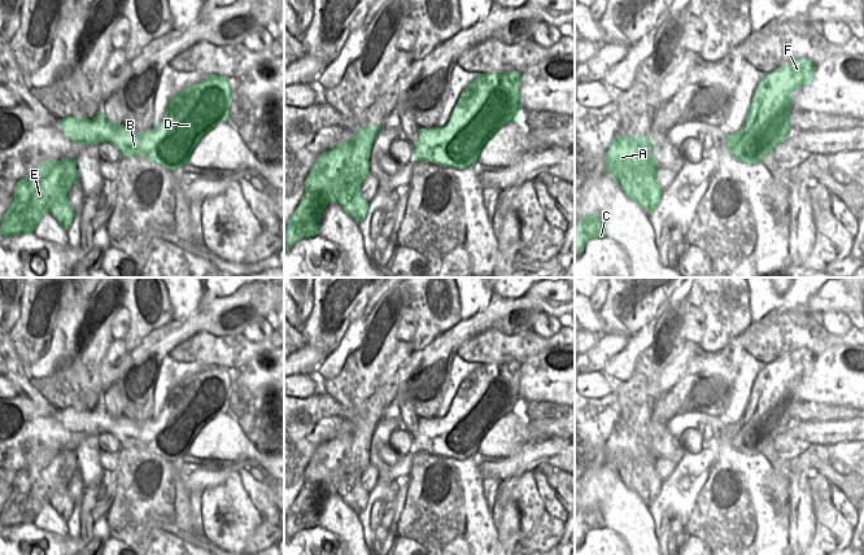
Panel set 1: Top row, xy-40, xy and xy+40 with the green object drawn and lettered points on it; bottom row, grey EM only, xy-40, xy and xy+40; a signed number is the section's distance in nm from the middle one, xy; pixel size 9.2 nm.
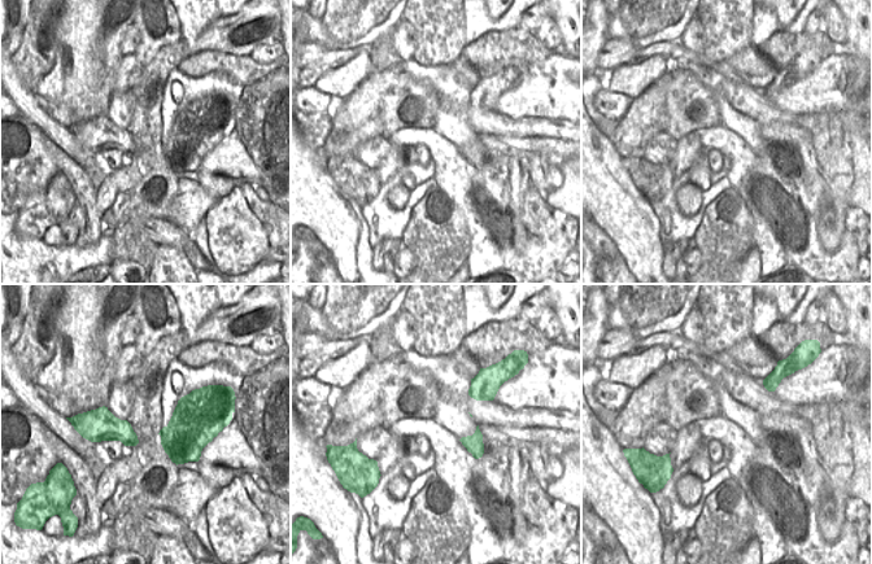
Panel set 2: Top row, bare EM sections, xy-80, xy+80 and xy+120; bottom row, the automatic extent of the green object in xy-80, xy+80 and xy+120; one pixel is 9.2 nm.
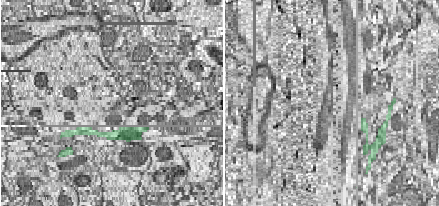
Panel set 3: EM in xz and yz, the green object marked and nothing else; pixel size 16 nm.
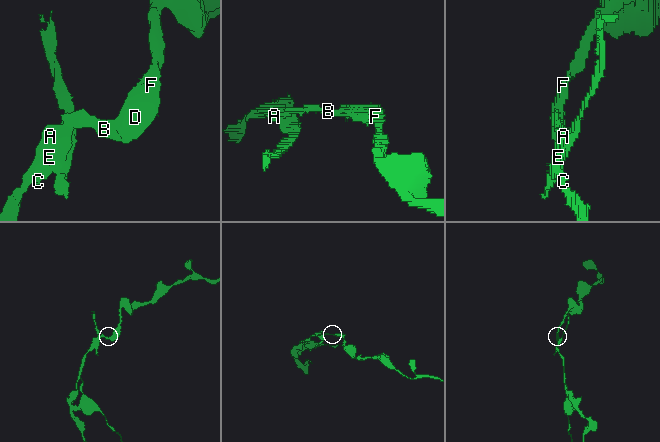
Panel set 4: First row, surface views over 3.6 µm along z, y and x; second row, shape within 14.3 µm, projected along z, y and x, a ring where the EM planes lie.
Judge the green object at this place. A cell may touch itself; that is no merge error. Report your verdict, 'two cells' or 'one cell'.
two cells

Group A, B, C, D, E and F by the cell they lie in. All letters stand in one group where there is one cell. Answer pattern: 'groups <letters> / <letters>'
groups A C E / B D F

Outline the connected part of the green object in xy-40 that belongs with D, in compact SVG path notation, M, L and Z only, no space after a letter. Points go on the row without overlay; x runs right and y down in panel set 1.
M209 364L204 371L170 388L163 408L156 420L139 424L126 416L113 416L100 401L92 410L67 407L58 410L58 415L64 427L74 434L92 436L108 432L118 438L122 447L144 447L167 462L178 462L189 454L189 447L200 431L218 414L226 412L231 392L228 368Z

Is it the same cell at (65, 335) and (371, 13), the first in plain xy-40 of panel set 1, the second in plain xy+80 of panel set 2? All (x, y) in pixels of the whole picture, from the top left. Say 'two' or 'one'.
two

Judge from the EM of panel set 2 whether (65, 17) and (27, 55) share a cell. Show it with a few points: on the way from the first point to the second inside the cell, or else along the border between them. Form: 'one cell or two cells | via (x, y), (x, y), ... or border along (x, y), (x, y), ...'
two cells | border along (47, 13), (46, 21), (55, 44), (56, 61)

